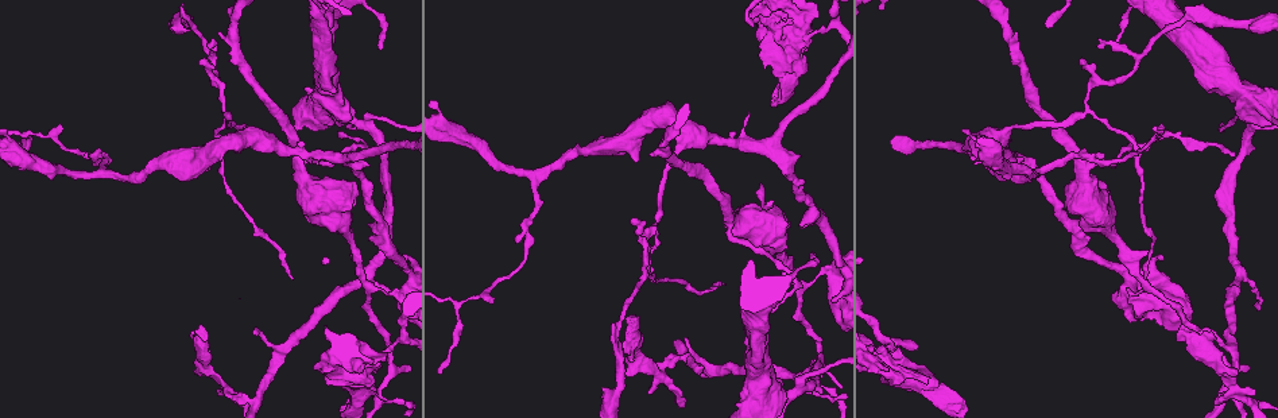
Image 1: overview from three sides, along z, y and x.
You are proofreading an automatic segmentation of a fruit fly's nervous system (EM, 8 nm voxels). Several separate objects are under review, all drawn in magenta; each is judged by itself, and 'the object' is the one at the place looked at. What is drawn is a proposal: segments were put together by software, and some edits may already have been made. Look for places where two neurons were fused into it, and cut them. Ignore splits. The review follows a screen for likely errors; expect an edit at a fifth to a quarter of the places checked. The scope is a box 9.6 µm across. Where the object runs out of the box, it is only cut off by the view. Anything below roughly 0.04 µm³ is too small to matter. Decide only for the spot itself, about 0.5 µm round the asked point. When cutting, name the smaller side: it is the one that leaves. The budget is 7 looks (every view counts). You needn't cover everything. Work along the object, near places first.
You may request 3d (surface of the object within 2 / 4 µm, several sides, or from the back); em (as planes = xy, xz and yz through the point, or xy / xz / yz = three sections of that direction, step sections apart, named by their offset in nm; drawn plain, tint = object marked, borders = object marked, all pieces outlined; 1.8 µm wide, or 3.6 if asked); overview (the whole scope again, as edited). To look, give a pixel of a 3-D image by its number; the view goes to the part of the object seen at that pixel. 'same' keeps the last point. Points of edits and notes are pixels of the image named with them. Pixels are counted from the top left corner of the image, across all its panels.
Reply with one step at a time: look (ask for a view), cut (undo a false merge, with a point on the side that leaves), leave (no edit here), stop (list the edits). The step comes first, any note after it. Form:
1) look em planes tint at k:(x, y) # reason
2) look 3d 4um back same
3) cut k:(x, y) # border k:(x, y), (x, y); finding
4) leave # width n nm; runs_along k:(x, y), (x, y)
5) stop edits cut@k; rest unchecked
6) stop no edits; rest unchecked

look em xy step 16 tint at 1:(381, 401) # sharp bend

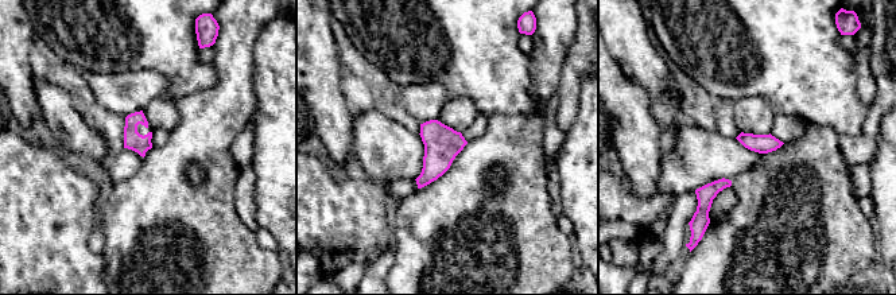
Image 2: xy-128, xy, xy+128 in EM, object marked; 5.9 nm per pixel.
look em planes tint same # another direction

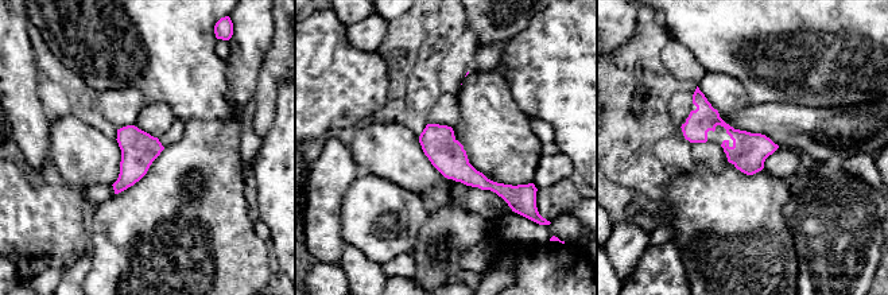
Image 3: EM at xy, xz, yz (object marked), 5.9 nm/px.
leave # all the same neuron

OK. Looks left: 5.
look em planes tint at 1:(401, 294)

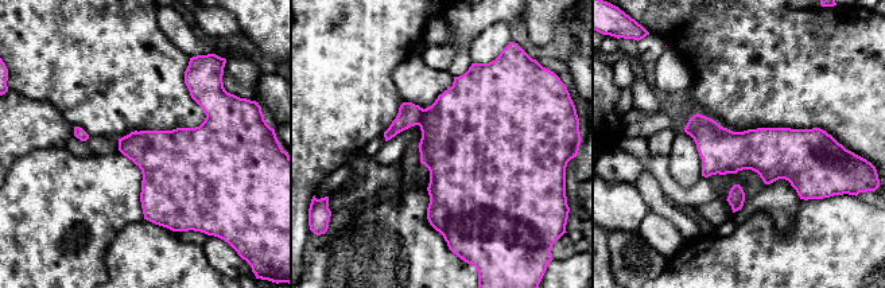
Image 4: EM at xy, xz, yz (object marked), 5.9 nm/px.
cut 4:(410, 115) # border 4:(424, 109), (418, 124); two neurons meet here

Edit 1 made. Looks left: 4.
look em yz step 16 tint at 1:(231, 395) # two arms in line, one across

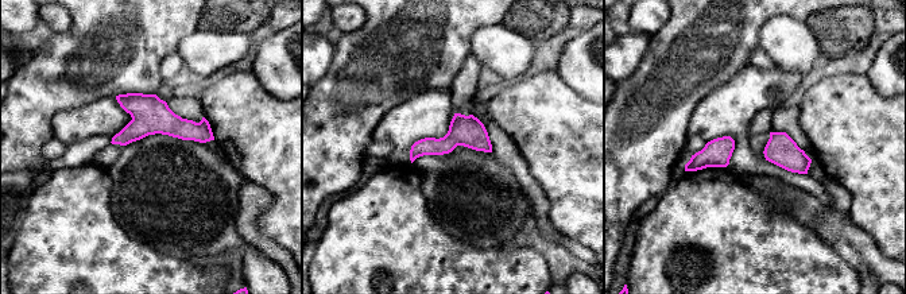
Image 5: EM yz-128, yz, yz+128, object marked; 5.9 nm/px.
look em planes tint same

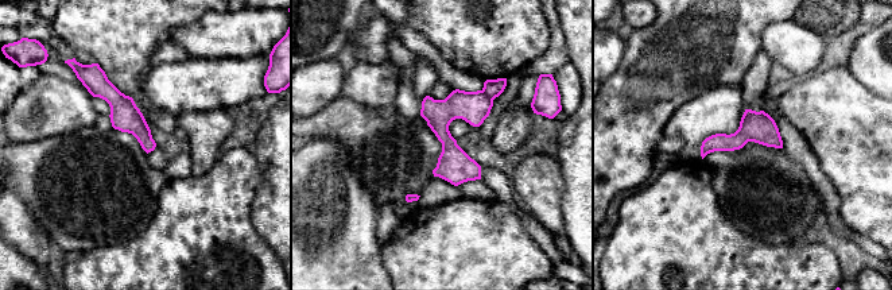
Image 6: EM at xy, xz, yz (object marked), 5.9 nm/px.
cut 6:(473, 107) # part_leaving 6:(480, 93), (443, 122), (454, 181); a second neuron is stuck on

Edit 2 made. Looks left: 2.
stop edits cut@4, cut@6; rest unchecked

